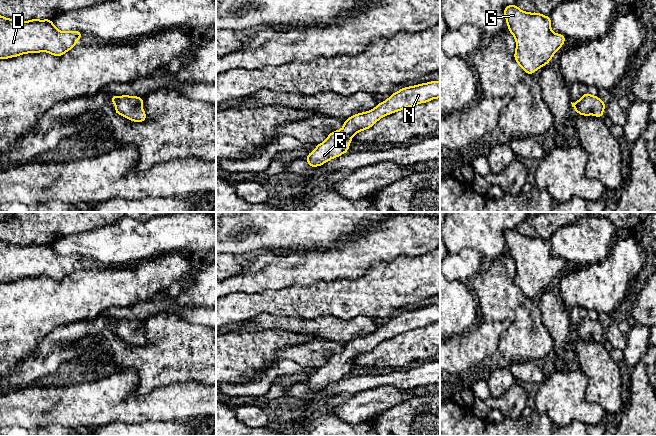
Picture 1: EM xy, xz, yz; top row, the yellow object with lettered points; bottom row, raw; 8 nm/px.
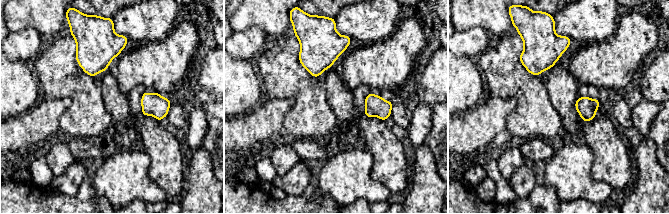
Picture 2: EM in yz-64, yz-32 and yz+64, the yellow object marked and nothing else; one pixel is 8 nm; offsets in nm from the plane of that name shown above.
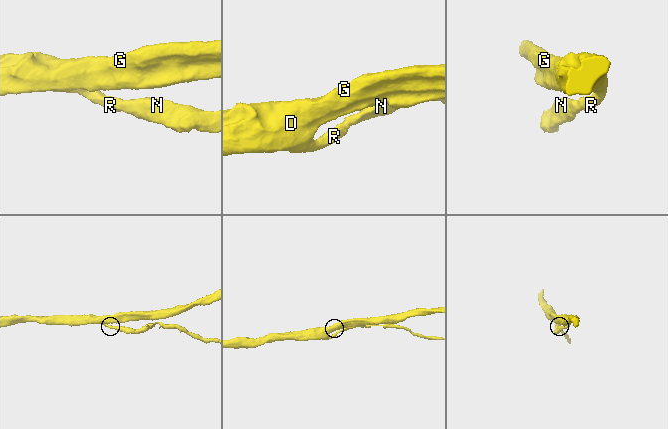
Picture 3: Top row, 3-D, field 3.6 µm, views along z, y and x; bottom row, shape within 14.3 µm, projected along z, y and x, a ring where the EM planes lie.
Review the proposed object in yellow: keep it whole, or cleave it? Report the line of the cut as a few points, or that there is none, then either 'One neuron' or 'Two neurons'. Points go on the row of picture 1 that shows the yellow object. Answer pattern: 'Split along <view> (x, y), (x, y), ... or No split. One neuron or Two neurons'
No split. One neuron

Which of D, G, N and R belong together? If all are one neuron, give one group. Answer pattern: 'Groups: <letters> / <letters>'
Groups: D G N R

